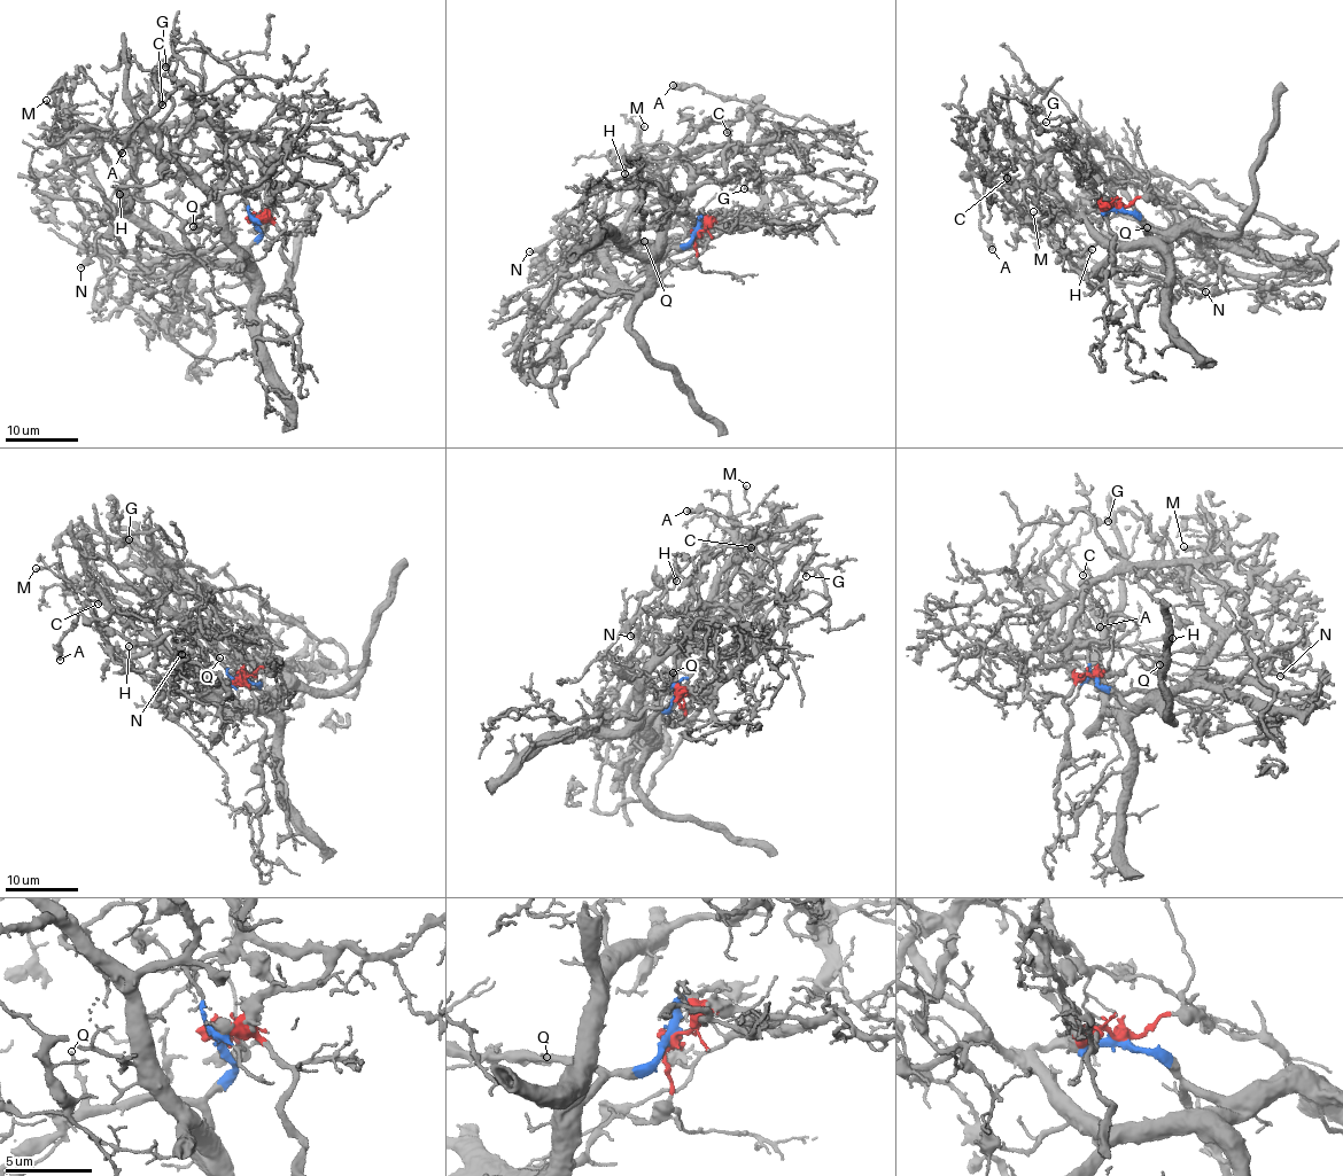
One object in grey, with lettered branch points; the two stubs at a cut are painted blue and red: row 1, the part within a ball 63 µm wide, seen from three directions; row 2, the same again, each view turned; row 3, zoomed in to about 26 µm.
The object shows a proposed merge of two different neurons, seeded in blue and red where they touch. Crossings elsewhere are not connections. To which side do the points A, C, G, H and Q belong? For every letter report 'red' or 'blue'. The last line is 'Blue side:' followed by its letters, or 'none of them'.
A: red
C: red
G: red
H: blue
Q: blue
Blue side: H, Q

